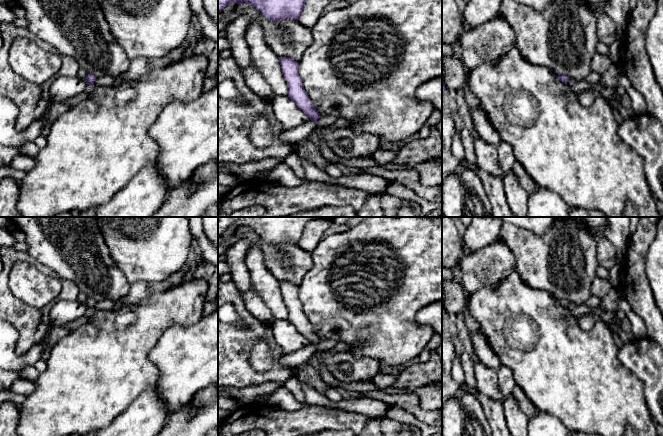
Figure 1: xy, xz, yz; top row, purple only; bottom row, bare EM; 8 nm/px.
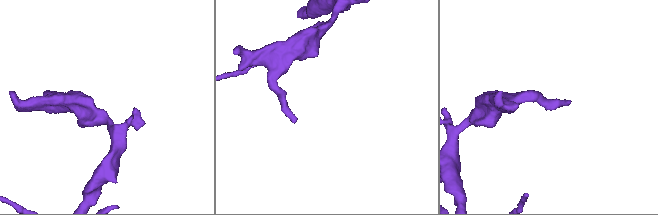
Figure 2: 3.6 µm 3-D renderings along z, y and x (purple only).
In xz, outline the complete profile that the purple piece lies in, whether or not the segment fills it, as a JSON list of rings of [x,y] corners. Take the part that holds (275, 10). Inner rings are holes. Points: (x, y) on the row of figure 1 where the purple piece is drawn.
[[[218,0],[218,13],[232,2],[249,3],[272,22],[298,20],[306,0]]]

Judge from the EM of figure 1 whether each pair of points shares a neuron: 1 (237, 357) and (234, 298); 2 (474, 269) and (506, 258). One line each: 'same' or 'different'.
1: same
2: same

